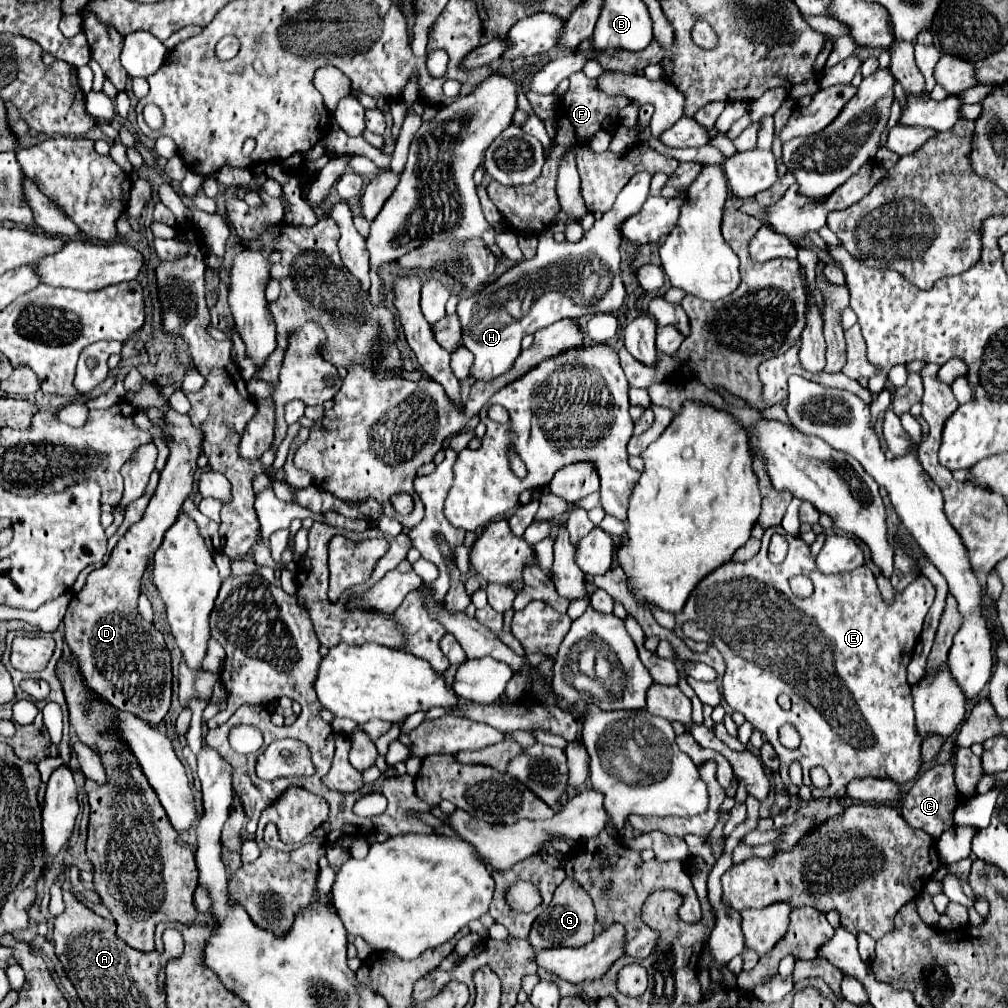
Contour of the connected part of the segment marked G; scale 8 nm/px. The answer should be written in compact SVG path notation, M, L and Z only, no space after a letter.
M565 877L565 881L555 889L551 905L545 911L541 911L541 915L535 919L527 939L535 951L551 947L583 947L593 939L593 921L595 921L595 907L591 897L577 881Z

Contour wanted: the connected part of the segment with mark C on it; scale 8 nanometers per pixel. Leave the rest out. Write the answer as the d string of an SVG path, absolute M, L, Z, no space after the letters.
M953 761L945 763L945 765L935 765L933 769L925 771L915 785L909 789L909 793L903 799L903 807L901 807L901 815L907 821L909 827L913 829L923 829L929 835L935 835L935 839L953 825L953 809L957 805L957 787L953 783Z

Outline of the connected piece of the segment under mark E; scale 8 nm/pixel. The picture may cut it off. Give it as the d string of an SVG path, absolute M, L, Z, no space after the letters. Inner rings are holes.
M771 527L765 531L761 549L753 559L743 563L729 559L697 583L685 607L675 615L673 633L695 653L705 653L709 643L695 643L693 639L687 639L681 631L681 623L695 621L709 633L713 645L727 663L727 671L723 675L723 697L735 711L743 713L747 721L763 731L766 740L775 747L780 761L779 775L790 795L795 795L799 787L791 783L789 765L799 761L803 767L803 785L811 789L813 797L845 797L845 785L855 777L879 777L905 783L919 771L921 737L915 727L907 665L933 599L935 595L931 581L925 575L919 575L915 583L909 583L901 593L895 593L893 603L885 603L869 567L825 575L817 569L815 555L811 555L809 545L805 545L799 537L789 535L783 527ZM773 533L783 533L783 537L789 541L787 559L779 565L773 565L767 559L769 537ZM797 573L807 575L815 585L813 595L807 599L797 599L789 589L787 579ZM781 693L791 697L793 705L789 711L781 711L777 705L777 697ZM785 723L791 723L801 735L801 745L793 751L779 743L779 729ZM813 767L823 767L827 771L831 781L829 787L813 787L809 779L809 769Z

